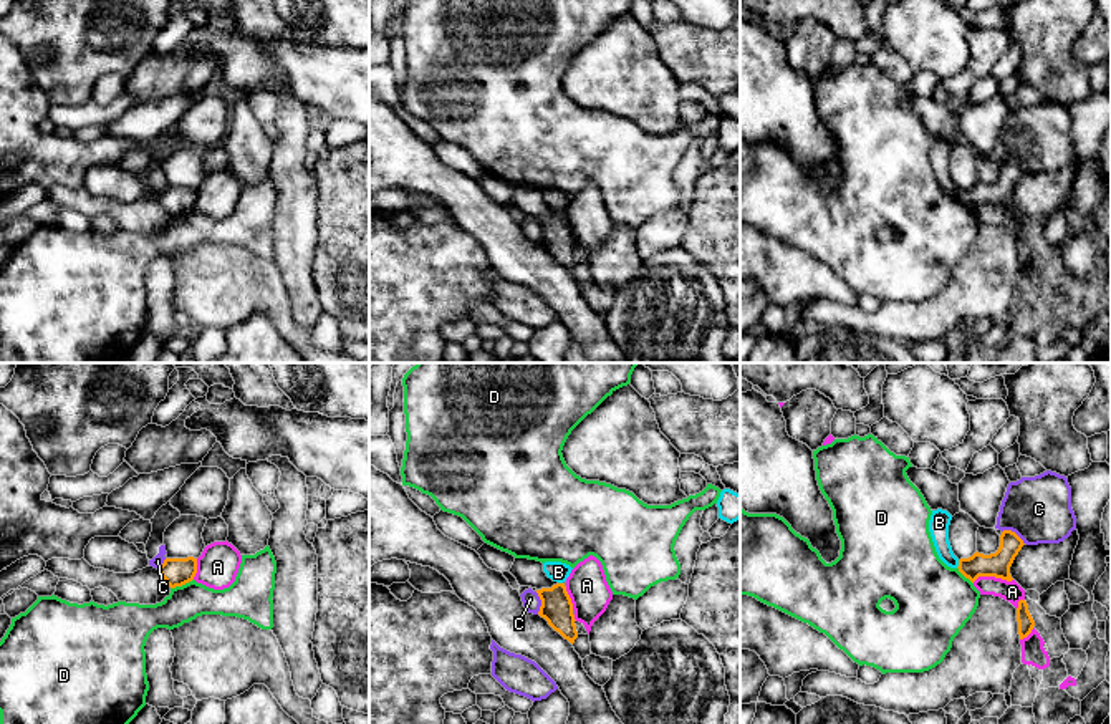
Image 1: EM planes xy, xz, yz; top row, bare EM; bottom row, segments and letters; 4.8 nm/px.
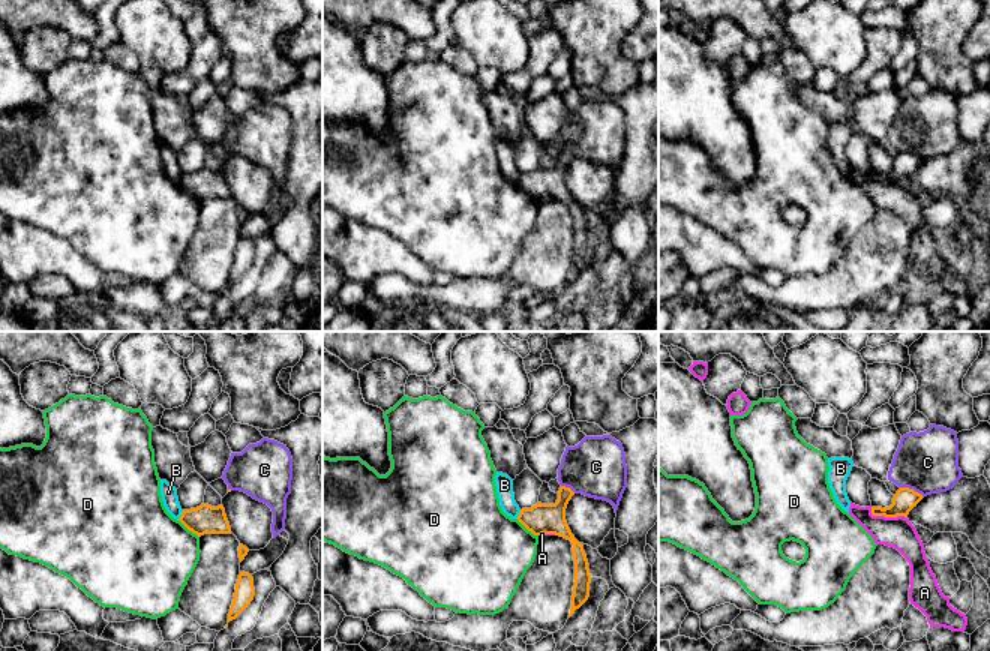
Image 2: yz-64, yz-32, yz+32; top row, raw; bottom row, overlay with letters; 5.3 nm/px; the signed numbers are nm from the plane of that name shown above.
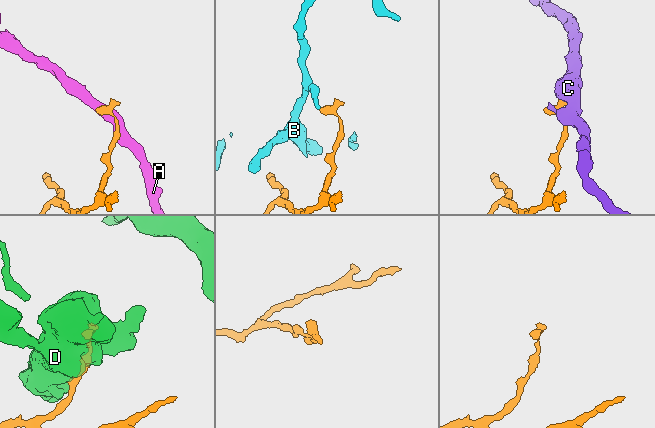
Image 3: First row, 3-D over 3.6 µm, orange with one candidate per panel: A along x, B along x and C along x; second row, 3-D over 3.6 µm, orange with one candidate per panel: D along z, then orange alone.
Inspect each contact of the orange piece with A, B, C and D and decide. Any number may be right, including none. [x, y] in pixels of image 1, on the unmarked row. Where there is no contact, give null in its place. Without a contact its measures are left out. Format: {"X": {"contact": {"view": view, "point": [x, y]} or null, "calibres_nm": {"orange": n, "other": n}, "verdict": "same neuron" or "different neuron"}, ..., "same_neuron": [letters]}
{"A": {"contact": {"view": "yz", "point": [992, 204]}, "calibres_nm": {"orange": 120, "other": 100}, "verdict": "different neuron"}, "B": {"contact": {"view": "yz", "point": [959, 193]}, "calibres_nm": {"orange": 120, "other": 100}, "verdict": "different neuron"}, "C": {"contact": {"view": "yz", "point": [1014, 161]}, "calibres_nm": {"orange": 120, "other": 320}, "verdict": "different neuron"}, "D": {"contact": {"view": "xy", "point": [181, 214]}, "calibres_nm": {"orange": 140, "other": 180}, "verdict": "different neuron"}, "same_neuron": []}

